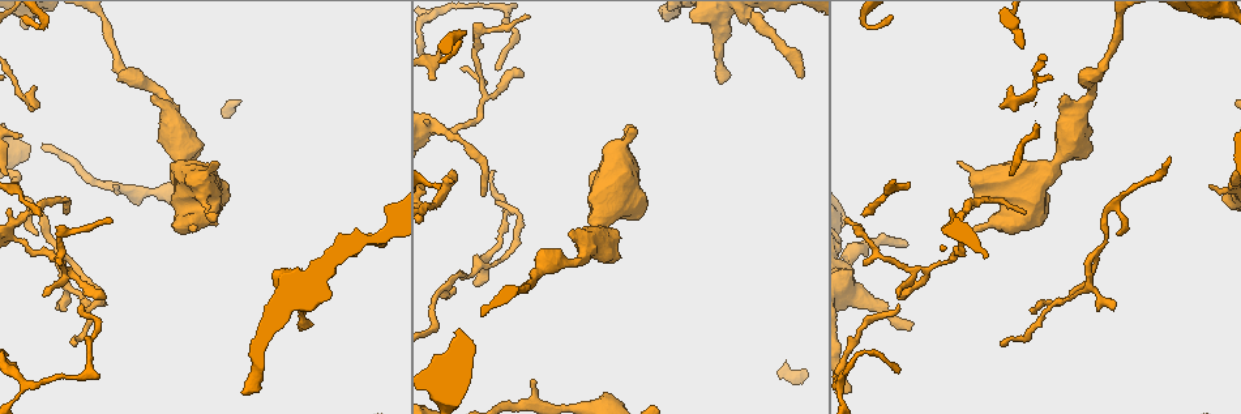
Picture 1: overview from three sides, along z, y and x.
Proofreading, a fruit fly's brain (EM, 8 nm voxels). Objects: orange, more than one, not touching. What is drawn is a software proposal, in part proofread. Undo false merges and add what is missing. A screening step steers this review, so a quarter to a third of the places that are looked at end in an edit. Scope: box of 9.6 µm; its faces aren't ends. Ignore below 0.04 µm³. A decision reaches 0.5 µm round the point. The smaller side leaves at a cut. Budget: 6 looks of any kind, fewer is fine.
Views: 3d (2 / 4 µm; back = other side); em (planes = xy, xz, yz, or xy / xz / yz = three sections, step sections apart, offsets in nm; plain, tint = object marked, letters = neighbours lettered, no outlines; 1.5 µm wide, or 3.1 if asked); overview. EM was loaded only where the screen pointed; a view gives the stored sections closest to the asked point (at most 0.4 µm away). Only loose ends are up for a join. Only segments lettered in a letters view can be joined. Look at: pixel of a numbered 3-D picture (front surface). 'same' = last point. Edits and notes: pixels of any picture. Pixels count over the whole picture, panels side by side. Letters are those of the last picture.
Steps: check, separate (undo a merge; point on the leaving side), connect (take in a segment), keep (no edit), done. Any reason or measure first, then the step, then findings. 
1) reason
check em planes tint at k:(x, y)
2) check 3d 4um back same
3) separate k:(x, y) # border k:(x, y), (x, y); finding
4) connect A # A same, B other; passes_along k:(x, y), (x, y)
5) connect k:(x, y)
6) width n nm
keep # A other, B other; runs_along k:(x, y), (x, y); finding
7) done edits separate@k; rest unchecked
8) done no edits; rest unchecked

free end
check em yz step 4 tint at 1:(910, 325)

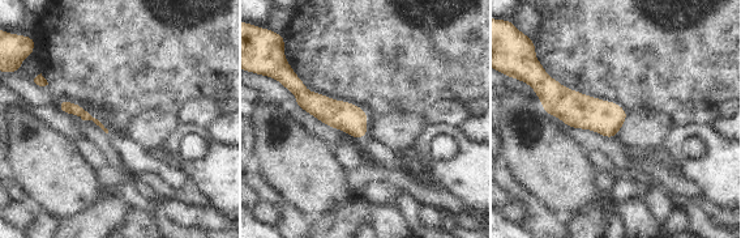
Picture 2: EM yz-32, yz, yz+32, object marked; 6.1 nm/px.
cut it another way
check em planes letters same

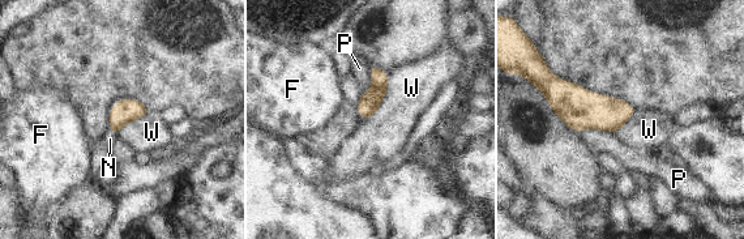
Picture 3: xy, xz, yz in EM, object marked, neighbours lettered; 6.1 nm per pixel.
width 130 nm
connect N # F other, N same, P other, W other; passes_along 3:(124, 111), (112, 133), (110, 139); the neuron continues

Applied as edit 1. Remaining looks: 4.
check overview

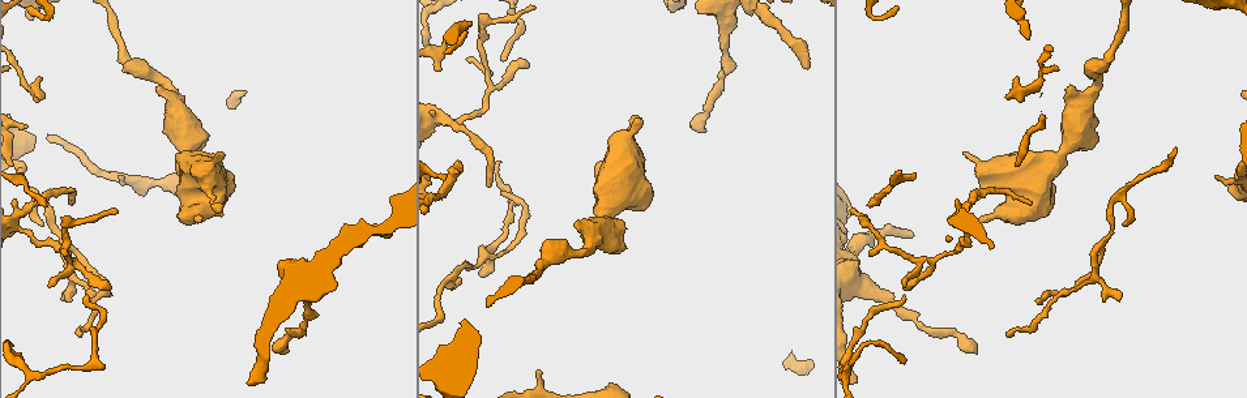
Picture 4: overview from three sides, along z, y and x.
free end
check em planes letters at 4:(904, 364)

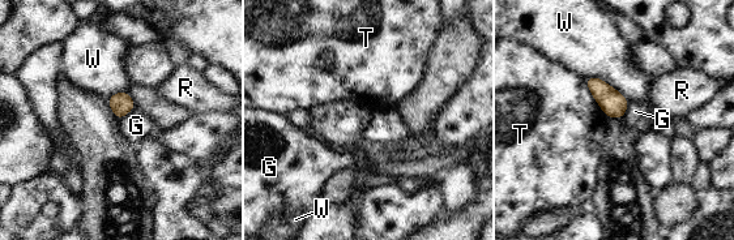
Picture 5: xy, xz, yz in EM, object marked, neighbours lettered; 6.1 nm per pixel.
longest_contact W 320 nm
keep # G other, R other, T other, W other; none of them fits

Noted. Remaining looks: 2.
tapers out
check 3d 2um at 4:(905, 295)

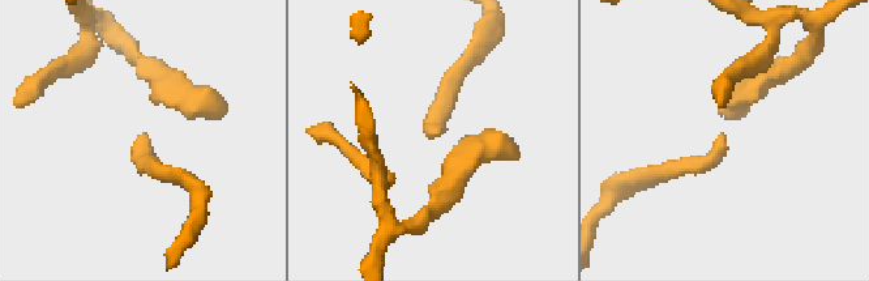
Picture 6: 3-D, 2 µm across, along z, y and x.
now the EM
check em xy step 8 letters at 6:(722, 135)

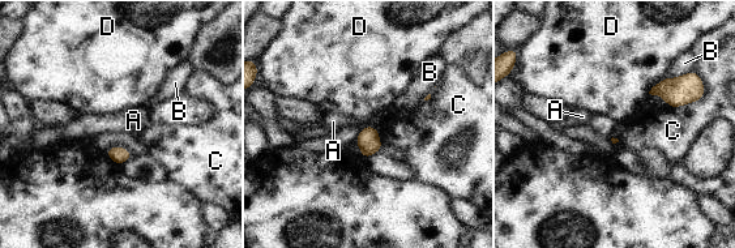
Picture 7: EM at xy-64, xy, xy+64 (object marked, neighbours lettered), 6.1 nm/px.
keep # A other, B other, C other, D other; border 7:(665, 76), (648, 93); none of them fits

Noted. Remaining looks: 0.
done edits connect@3; rest unchecked

